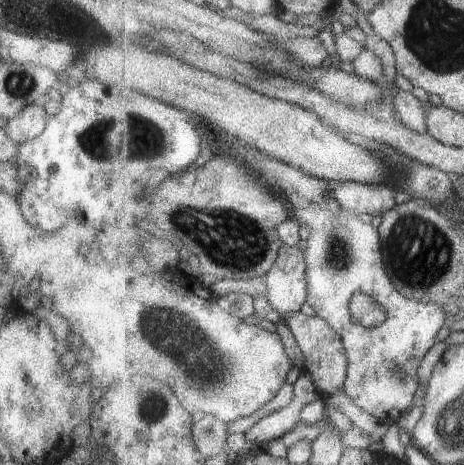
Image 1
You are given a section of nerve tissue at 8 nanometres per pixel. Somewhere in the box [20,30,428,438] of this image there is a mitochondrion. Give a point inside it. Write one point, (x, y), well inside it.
(193, 349)

